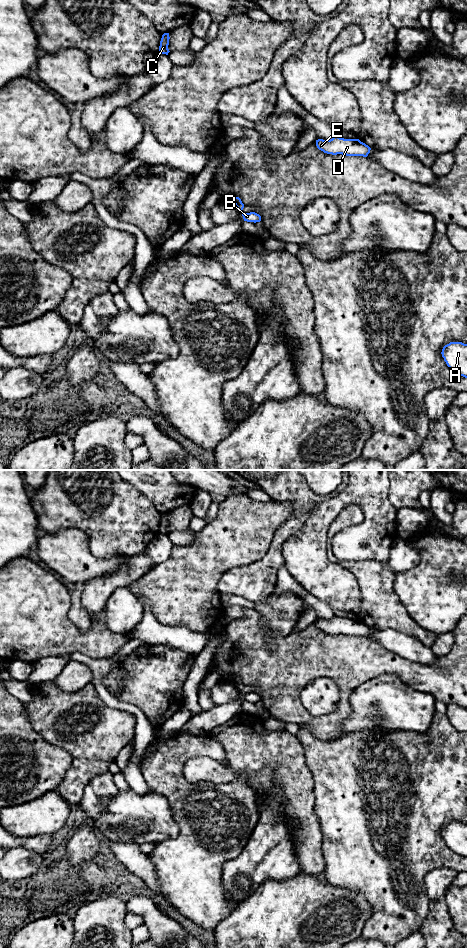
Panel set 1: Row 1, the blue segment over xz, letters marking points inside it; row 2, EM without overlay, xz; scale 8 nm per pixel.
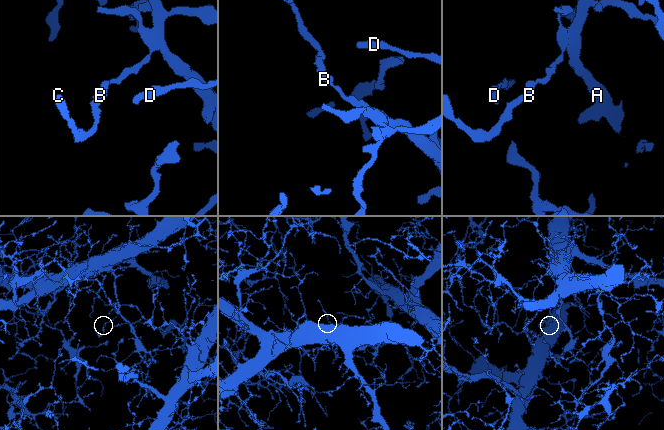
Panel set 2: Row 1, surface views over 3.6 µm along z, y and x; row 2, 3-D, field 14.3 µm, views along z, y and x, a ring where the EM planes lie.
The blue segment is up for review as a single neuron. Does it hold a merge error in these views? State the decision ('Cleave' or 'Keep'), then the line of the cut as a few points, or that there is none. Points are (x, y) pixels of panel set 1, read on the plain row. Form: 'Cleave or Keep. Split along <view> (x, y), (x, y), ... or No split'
Keep. No split

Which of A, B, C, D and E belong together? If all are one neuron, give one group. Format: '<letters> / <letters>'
A B C D E

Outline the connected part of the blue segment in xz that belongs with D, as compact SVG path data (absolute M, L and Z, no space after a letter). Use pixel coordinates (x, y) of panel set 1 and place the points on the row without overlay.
M334 616L330 620L318 619L316 626L327 634L367 637L371 628L359 619L344 619Z

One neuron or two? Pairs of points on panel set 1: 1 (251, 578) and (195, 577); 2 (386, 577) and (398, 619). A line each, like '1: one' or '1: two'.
1: two
2: one

